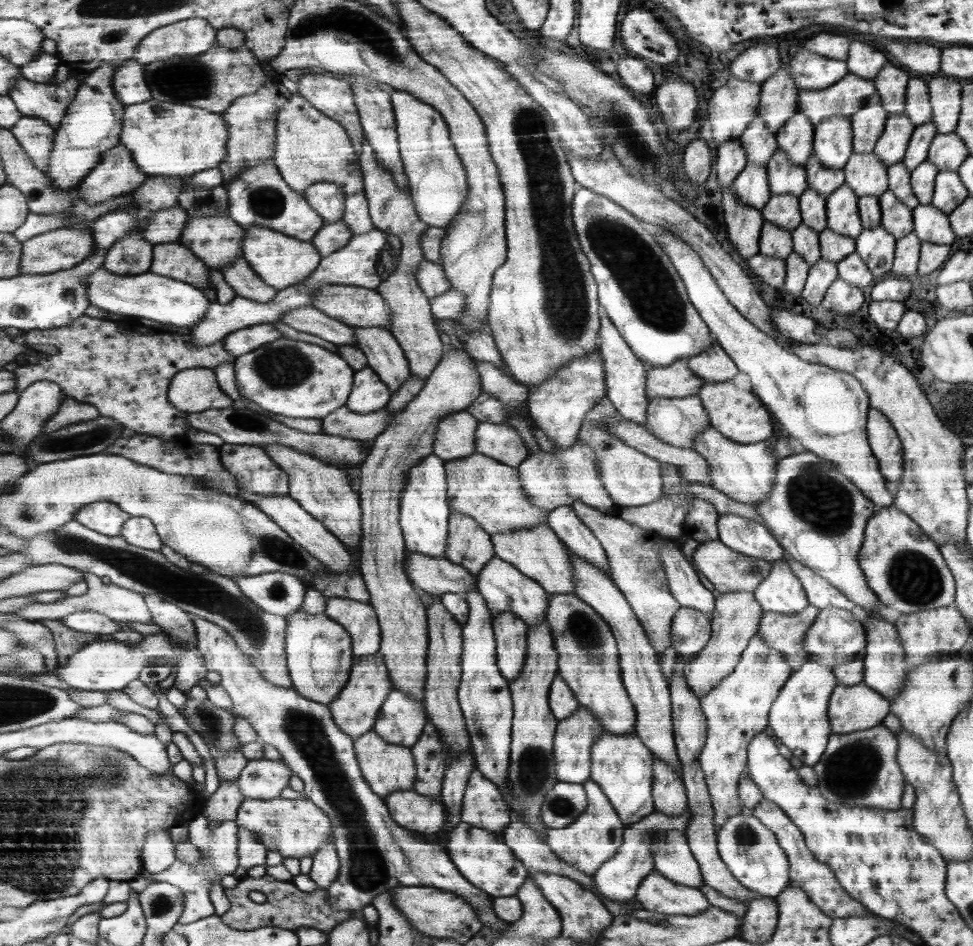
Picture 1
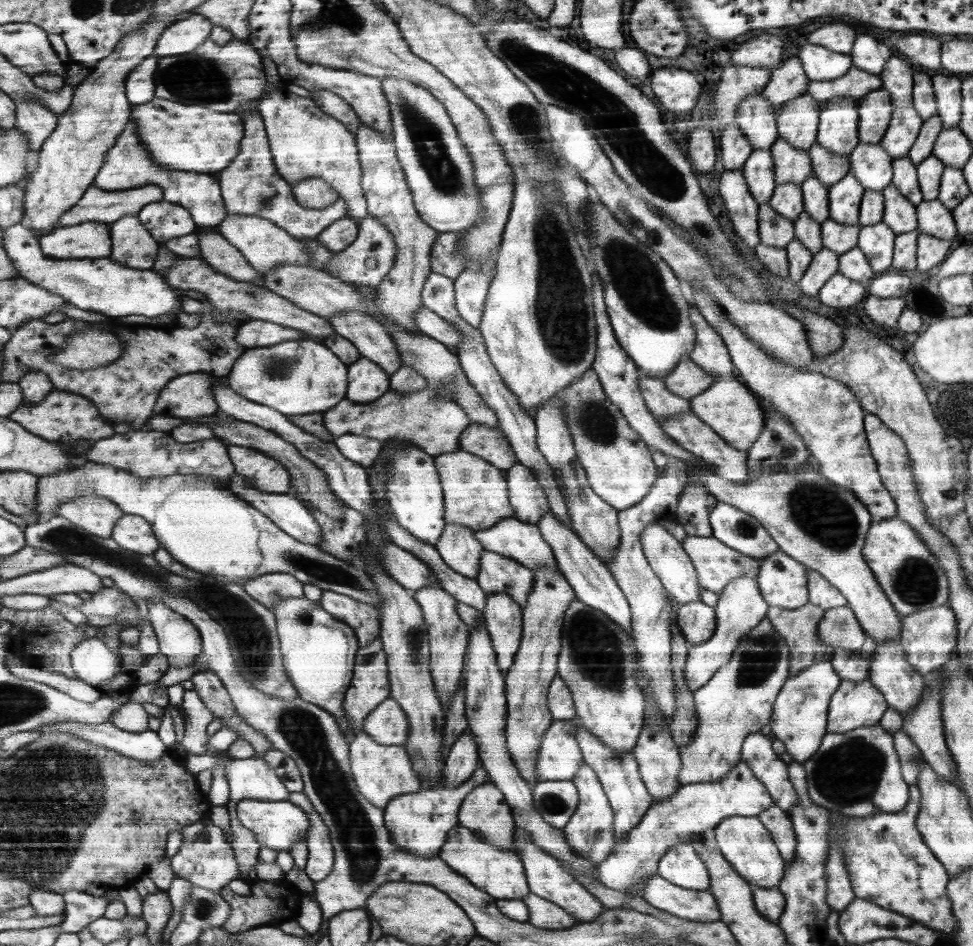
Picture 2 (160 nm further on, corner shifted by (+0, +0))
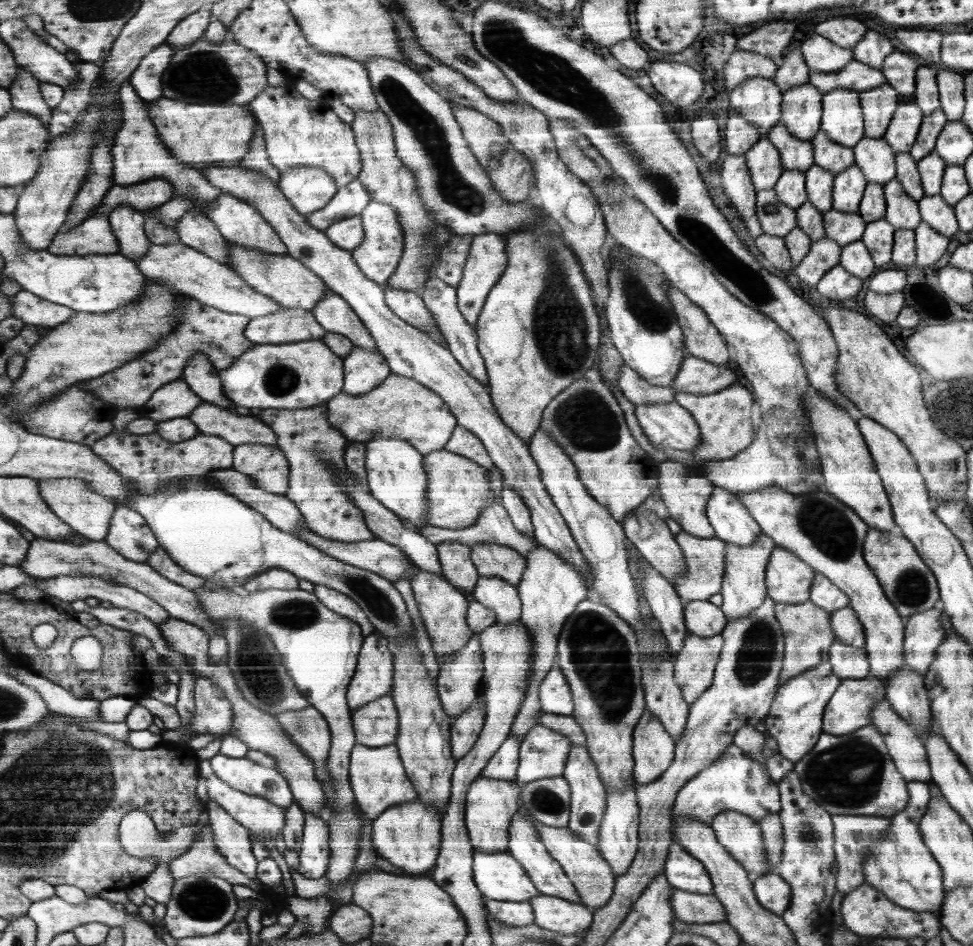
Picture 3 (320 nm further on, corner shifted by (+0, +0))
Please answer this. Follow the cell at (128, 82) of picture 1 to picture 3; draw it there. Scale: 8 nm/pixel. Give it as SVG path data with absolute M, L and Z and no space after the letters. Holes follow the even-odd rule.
M168 44L160 45L151 50L131 74L129 83L135 88L136 94L146 102L151 103L163 96L162 73L168 68L175 51Z

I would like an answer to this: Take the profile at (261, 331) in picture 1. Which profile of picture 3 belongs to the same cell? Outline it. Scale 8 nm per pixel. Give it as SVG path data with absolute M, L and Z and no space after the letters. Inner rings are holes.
M280 307L279 311L250 320L246 338L256 345L321 340L327 331L309 310Z

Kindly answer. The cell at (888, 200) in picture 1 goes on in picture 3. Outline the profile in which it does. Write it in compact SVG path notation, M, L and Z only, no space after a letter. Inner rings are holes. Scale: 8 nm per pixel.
M895 178L883 187L886 201L884 219L896 229L914 230L923 221L917 201L904 192L903 186Z

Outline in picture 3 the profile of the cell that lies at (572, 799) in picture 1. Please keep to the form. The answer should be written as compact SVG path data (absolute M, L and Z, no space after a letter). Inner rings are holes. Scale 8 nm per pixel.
M552 777L522 784L521 811L540 823L568 827L571 815L571 787L564 777Z

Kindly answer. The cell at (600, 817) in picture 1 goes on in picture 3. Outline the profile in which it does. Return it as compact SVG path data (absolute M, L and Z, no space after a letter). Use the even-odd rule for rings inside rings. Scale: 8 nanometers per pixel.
M572 744L569 760L561 776L567 779L571 787L571 815L570 825L567 828L585 842L597 847L601 838L601 826L607 812L608 792L598 767L586 747Z

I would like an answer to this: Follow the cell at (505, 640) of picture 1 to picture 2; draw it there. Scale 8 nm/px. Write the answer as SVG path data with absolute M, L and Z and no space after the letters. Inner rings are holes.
M490 593L486 597L484 623L490 635L497 665L507 672L514 664L523 638L522 607L509 594Z

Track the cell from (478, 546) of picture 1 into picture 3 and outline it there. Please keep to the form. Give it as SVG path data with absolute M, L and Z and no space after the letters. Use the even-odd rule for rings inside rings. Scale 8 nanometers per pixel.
M441 542L437 545L443 576L461 592L472 592L479 582L478 567L471 556L472 546L461 542Z

